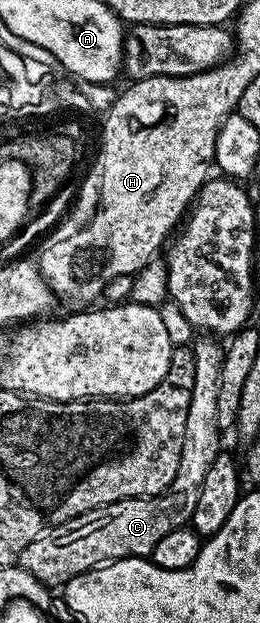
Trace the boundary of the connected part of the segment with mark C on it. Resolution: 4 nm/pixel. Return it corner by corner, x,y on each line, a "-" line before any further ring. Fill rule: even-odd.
212,334
197,337
190,344
194,354
194,391
190,394
190,410
186,412
186,438
182,438
182,458
174,482
170,482
167,490
158,496
119,500
95,508
59,524
57,528
48,529
43,536
30,542
30,546
22,550
19,567
34,574
34,578
46,586
63,586
78,574
114,560
125,560
128,556
151,557
154,546
158,546
165,534
183,528
191,521
202,481
222,450
222,429
218,426
218,378
222,375
225,345

